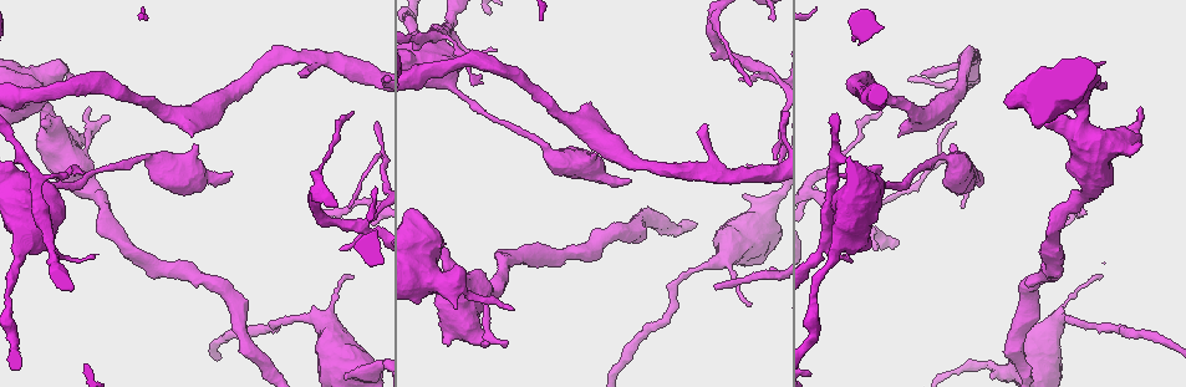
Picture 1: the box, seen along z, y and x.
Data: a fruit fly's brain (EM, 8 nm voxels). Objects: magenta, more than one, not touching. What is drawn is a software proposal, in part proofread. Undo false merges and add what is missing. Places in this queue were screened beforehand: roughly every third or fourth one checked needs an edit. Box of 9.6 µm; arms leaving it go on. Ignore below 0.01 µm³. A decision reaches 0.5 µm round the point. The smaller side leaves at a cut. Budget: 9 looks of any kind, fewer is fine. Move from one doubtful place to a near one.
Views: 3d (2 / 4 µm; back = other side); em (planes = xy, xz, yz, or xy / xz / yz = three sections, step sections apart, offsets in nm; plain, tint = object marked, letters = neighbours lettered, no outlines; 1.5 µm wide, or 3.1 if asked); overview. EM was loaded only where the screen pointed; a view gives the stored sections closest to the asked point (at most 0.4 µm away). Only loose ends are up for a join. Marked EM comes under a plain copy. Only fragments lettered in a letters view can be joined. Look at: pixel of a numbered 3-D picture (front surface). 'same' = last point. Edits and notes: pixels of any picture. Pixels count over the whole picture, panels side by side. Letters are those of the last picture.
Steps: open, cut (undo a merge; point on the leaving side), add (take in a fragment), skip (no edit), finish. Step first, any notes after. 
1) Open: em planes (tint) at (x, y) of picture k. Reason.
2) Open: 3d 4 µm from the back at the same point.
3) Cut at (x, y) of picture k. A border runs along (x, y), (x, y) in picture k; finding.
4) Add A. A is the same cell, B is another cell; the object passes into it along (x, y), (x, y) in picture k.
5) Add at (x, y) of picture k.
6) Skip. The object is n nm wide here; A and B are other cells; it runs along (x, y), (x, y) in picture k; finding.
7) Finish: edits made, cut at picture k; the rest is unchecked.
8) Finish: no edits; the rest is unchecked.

Open: em planes (tint) at (354, 275) of picture 1. An open end.

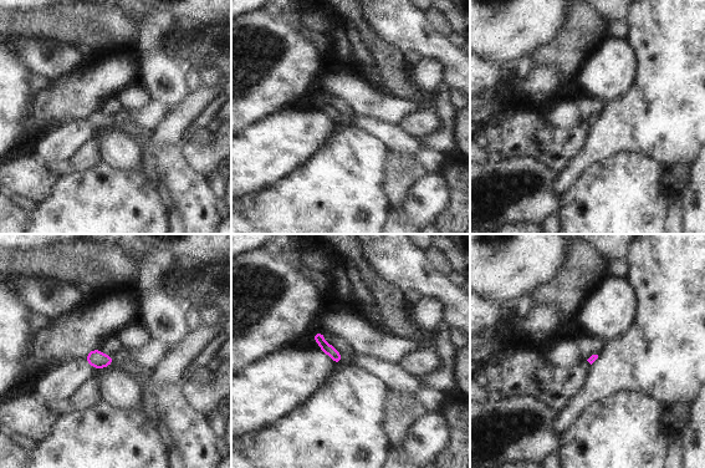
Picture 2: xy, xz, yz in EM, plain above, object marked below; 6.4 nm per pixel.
Open: em planes (letters) at the same point. See the neighbours.

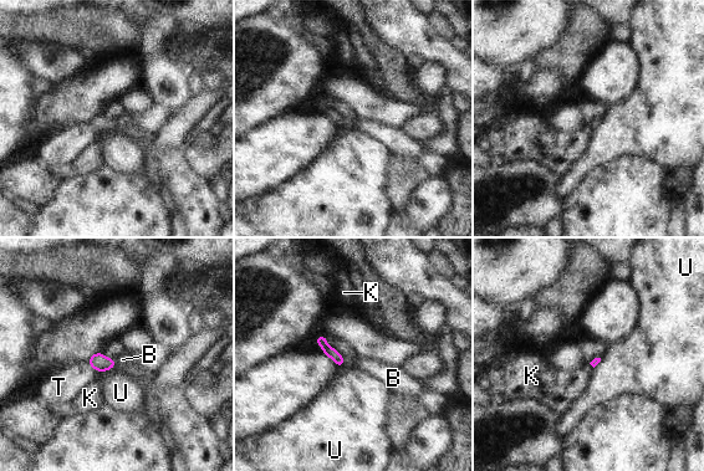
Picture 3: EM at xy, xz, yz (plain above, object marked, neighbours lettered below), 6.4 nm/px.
Add B. The longest contact is with T, 110 nm; B is the same cell, K, T and U are other cells; the neuron continues.

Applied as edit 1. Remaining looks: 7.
Open: em planes (tint) at (716, 288) of picture 1. Long arm stops here.

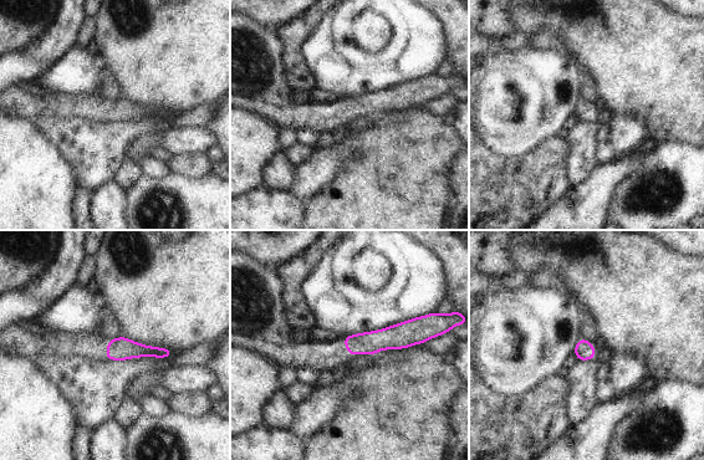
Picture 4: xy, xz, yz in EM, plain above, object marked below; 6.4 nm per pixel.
Open: em planes (letters) at the same point.

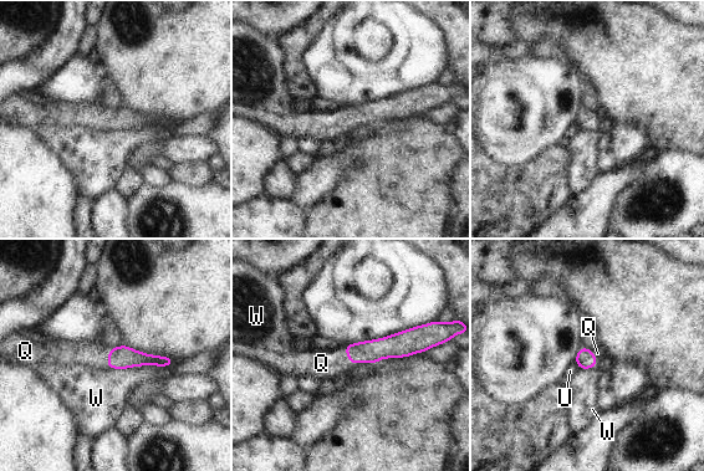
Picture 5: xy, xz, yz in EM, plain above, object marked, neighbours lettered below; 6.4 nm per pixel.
Add Q. Q is the same cell, U and W are other cells; the object passes into it along (371, 351), (351, 363), (321, 363) in picture 5; the neuron continues.

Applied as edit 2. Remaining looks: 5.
Open: em planes (tint) at (93, 255) of picture 1. Free end.

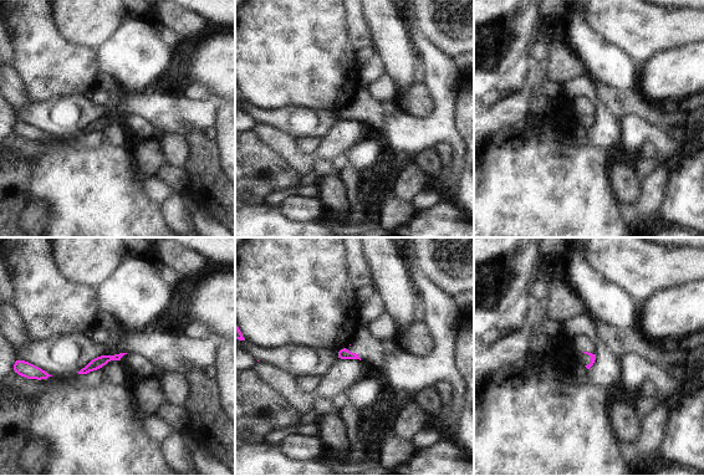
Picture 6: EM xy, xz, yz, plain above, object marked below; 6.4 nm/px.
Open: em planes (letters) at the same point. What lies round it.

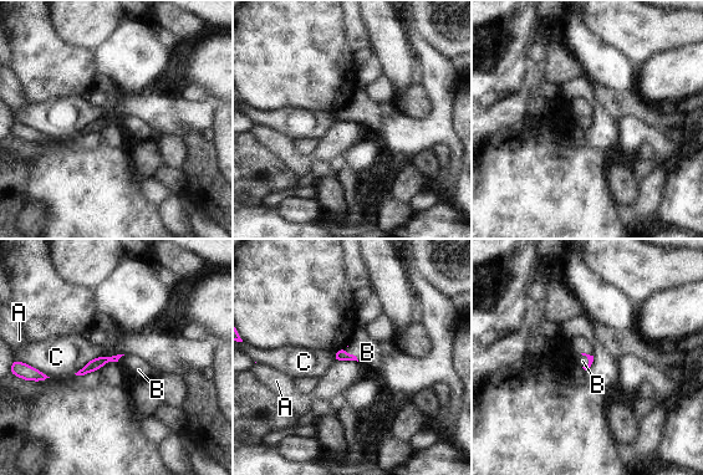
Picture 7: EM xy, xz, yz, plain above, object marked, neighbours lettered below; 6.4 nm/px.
Add B. B is the same cell, A and C are other cells; the neuron continues.

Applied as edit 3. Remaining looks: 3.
Open: overview. Redraw.

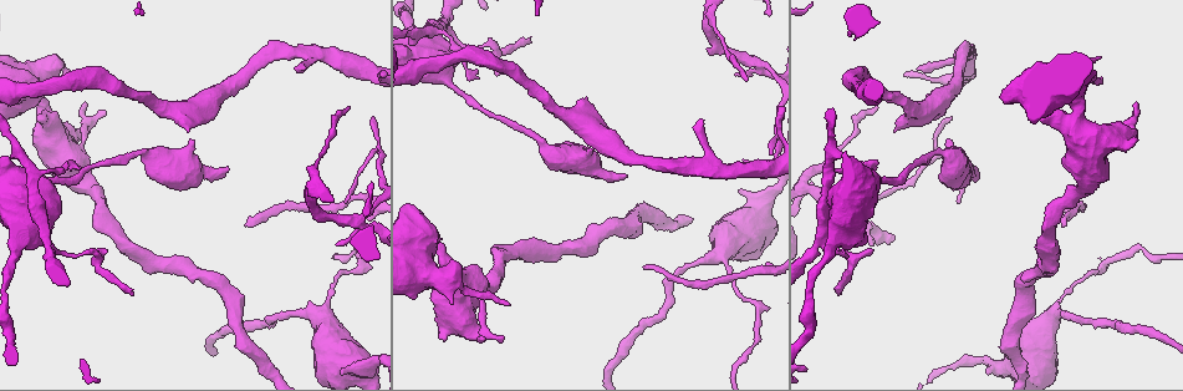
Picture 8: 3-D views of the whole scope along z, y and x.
Open: em planes (letters) at (642, 266) of picture 8. Long arm stops here.

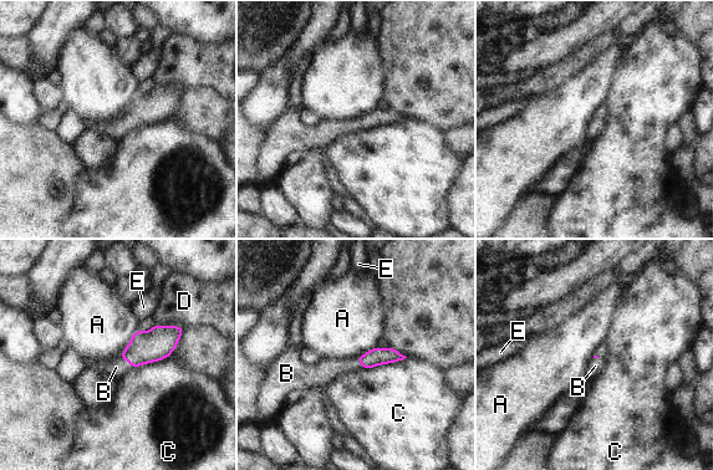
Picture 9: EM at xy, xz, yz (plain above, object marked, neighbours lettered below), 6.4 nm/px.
Add B. The longest contact is with C, 300 nm; B is the same cell, A, C, D and E are other cells; it goes on there.

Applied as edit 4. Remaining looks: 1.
Finish: edits made, add at picture 3, add at picture 5, add at picture 7, add at picture 9; the rest is unchecked.

